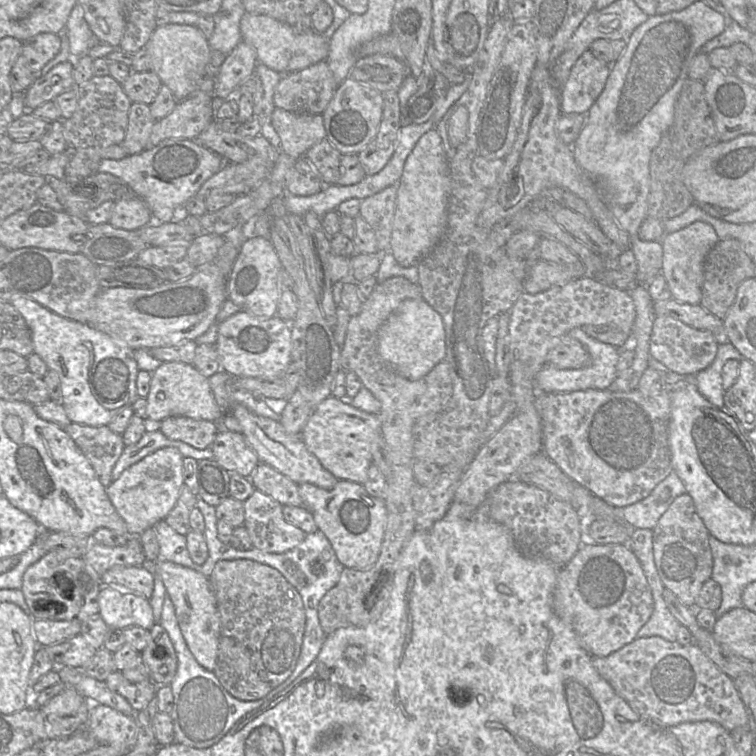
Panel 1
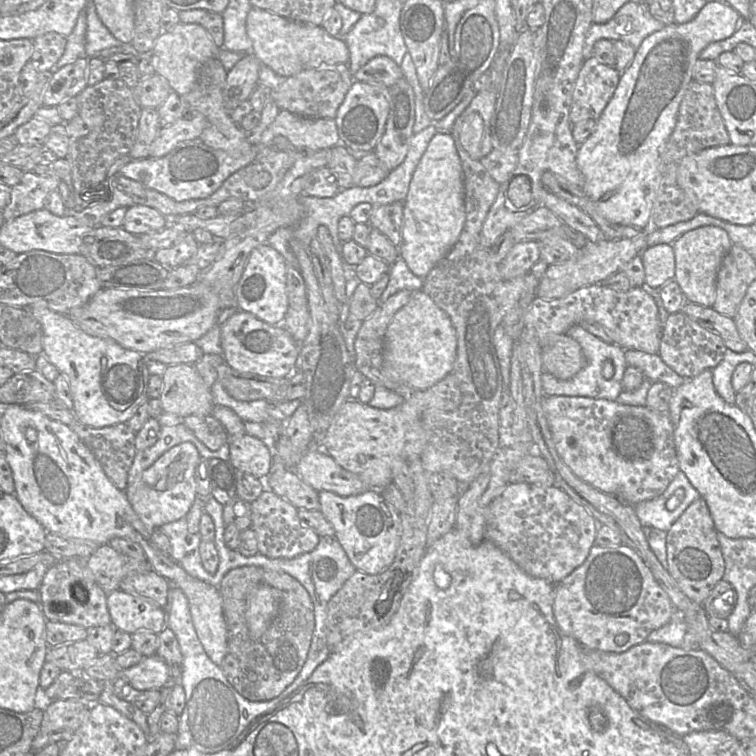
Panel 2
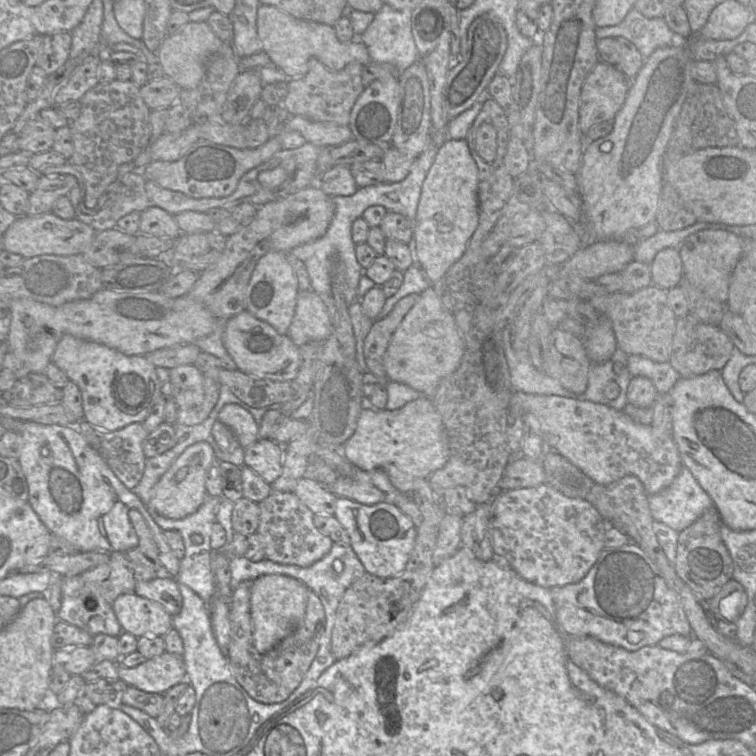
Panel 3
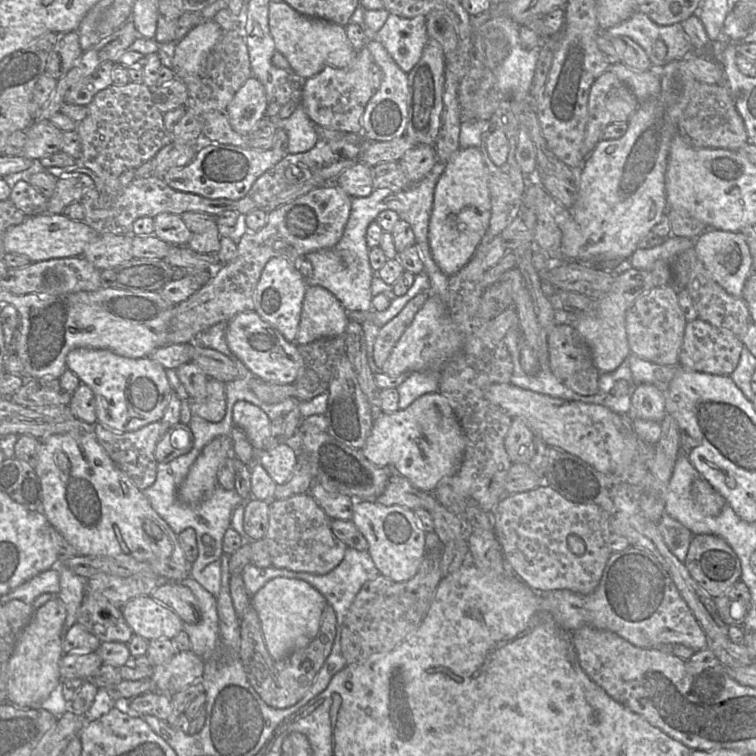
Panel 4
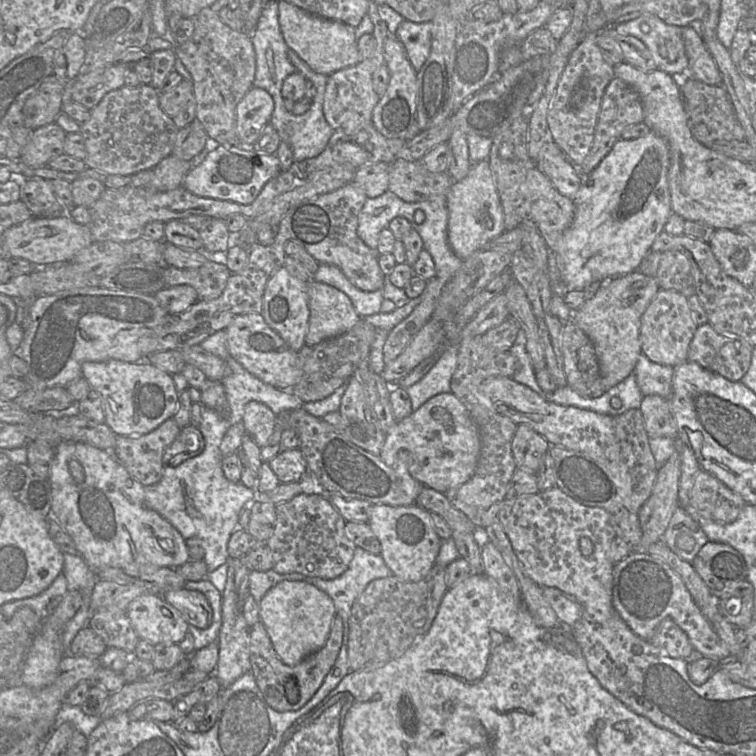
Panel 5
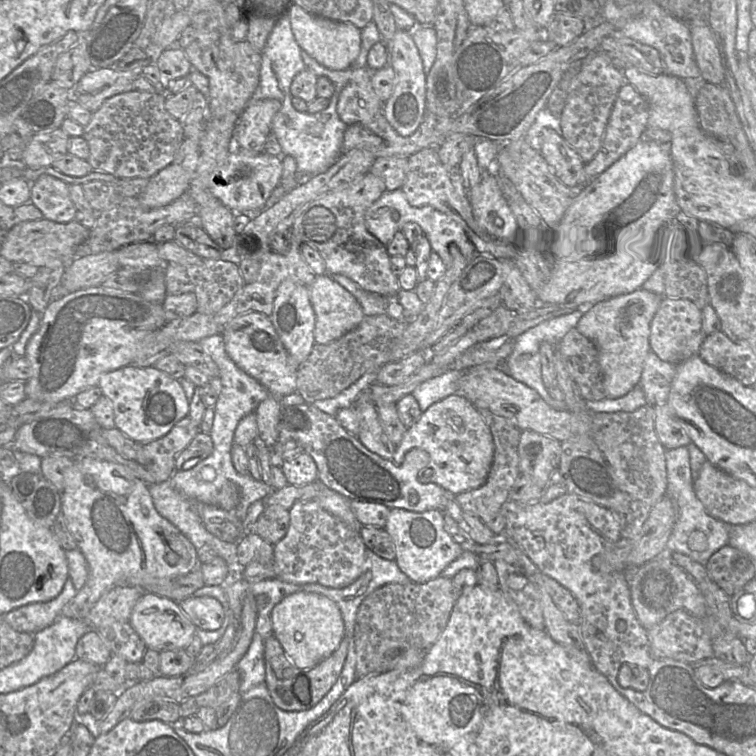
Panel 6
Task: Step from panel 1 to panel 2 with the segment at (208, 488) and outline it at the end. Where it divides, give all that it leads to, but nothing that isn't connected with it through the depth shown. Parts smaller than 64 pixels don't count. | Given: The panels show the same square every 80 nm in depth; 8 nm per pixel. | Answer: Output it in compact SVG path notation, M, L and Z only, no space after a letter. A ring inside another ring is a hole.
M205 459L211 498L225 505L236 498L236 469L229 460Z

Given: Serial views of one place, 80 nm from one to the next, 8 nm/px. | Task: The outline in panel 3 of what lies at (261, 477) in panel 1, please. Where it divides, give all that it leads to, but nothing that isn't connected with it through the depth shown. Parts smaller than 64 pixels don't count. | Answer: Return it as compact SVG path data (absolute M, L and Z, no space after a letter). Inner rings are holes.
M309 478L298 481L293 493L314 513L333 516L337 495L321 483Z

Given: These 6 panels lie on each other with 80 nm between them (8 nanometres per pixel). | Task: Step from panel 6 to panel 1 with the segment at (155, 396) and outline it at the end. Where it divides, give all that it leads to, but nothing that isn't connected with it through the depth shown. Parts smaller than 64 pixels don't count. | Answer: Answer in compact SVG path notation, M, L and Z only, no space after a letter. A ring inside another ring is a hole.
M18 298L9 303L20 312L31 331L34 354L58 374L61 404L72 423L107 426L121 408L130 407L139 398L136 381L140 369L134 349L87 323L62 317L30 299Z

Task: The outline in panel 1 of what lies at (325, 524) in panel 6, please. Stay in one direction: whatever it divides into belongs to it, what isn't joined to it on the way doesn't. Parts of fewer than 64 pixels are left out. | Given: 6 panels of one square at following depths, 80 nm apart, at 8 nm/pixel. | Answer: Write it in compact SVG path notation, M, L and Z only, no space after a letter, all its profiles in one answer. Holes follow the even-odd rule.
M255 490L243 502L245 519L243 526L247 529L254 548L267 553L285 553L303 542L307 533L287 523L283 517L283 505L270 496Z

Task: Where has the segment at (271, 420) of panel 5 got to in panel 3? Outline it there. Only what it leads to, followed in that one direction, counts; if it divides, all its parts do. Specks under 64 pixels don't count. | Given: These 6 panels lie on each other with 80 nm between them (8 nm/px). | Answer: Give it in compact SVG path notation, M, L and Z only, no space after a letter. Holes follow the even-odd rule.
M238 404L223 406L219 411L218 419L234 432L244 448L260 439L259 424L250 412Z

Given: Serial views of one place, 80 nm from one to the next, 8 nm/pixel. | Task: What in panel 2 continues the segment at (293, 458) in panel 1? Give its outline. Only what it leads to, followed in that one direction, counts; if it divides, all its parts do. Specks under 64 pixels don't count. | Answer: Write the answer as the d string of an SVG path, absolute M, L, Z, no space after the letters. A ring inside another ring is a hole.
M310 448L292 471L318 492L347 497L370 490L356 474L345 470L328 454L317 449Z

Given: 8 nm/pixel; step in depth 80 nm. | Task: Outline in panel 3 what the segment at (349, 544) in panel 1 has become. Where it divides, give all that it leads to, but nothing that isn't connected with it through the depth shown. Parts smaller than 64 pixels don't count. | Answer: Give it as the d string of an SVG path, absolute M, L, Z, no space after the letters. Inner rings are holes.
M339 497L333 516L348 532L349 546L368 574L381 578L393 578L405 570L415 545L417 527L396 505L384 502L366 505Z

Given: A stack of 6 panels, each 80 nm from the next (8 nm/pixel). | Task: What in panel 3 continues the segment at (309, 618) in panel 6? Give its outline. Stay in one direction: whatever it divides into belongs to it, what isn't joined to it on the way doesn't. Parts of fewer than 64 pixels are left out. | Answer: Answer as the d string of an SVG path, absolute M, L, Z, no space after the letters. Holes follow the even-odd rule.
M265 575L250 588L253 643L259 653L267 653L282 641L305 615L310 590L301 581L283 575Z

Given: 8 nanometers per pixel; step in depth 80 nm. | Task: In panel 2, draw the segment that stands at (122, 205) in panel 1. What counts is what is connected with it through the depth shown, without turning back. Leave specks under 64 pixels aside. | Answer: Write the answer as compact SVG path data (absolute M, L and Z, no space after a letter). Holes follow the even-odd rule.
M134 205L127 208L122 227L132 234L141 235L159 231L168 224L168 218L157 209L145 205Z

